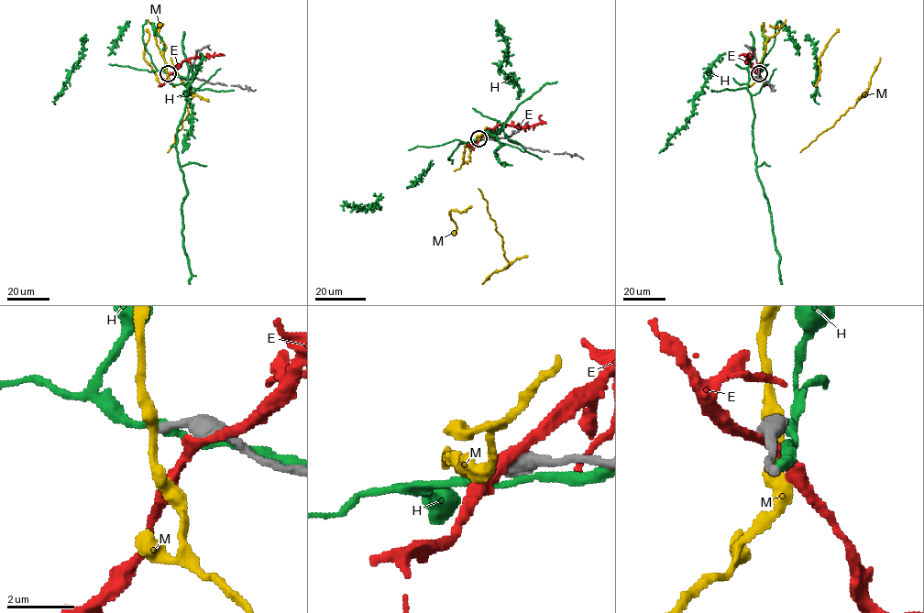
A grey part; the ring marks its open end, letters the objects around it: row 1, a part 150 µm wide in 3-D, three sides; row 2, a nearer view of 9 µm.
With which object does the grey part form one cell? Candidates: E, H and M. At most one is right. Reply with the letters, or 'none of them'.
none of them

